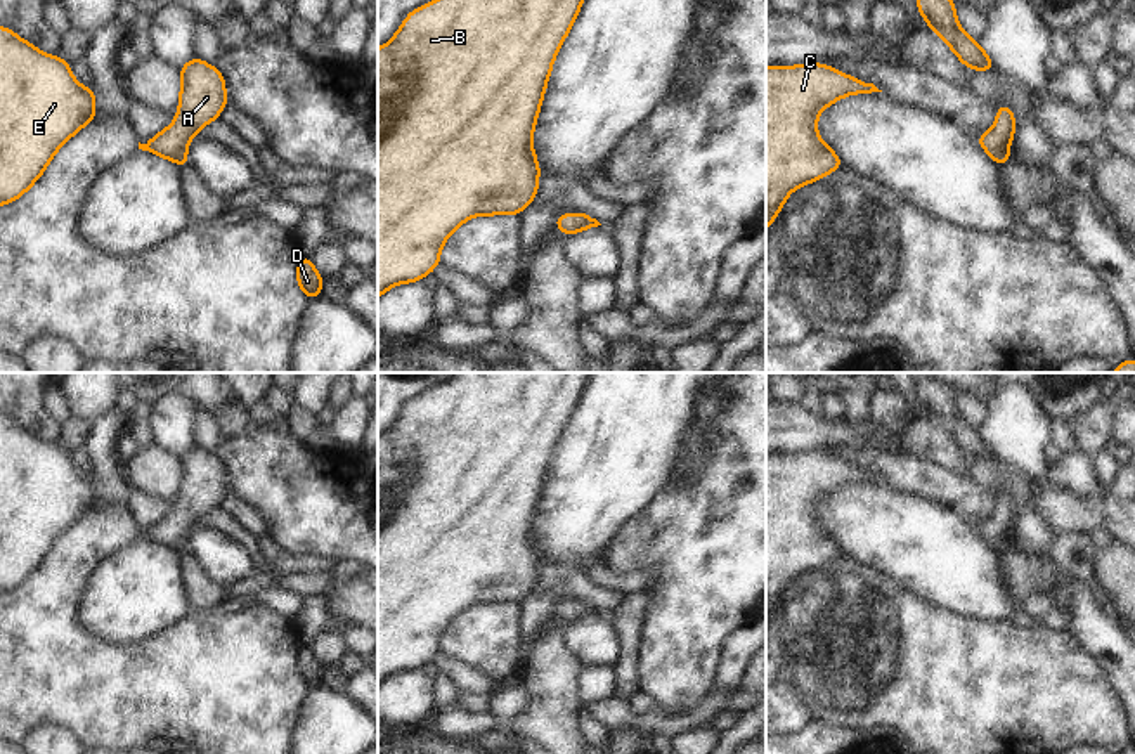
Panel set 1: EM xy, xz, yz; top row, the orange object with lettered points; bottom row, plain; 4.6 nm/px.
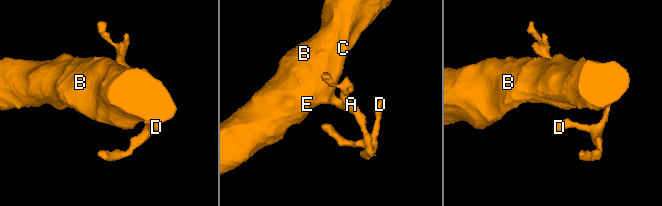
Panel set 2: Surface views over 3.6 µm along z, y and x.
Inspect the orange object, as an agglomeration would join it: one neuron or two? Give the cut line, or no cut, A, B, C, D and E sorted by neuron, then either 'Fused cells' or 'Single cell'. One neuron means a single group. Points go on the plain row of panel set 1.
No split. Groups: A B C D E. Single cell.

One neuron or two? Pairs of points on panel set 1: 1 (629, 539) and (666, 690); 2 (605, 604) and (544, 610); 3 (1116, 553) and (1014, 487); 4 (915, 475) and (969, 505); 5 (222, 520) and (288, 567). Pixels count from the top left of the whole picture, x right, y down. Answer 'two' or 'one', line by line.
1: one
2: one
3: two
4: one
5: one

